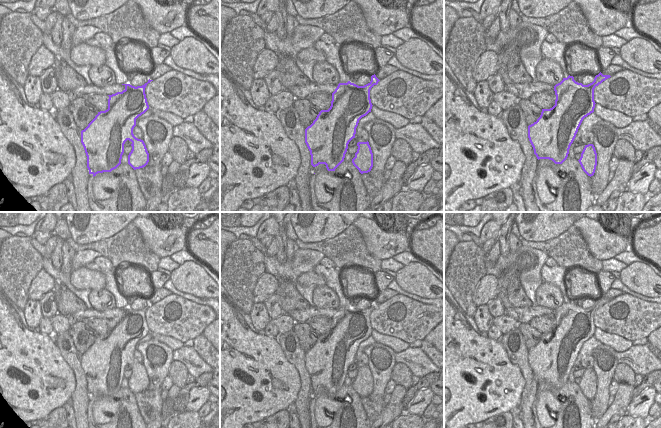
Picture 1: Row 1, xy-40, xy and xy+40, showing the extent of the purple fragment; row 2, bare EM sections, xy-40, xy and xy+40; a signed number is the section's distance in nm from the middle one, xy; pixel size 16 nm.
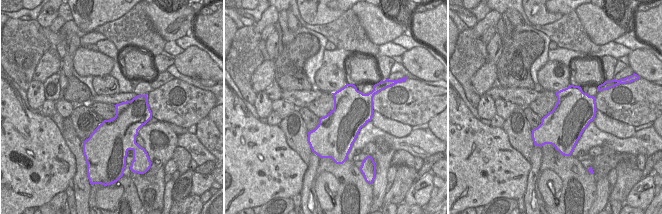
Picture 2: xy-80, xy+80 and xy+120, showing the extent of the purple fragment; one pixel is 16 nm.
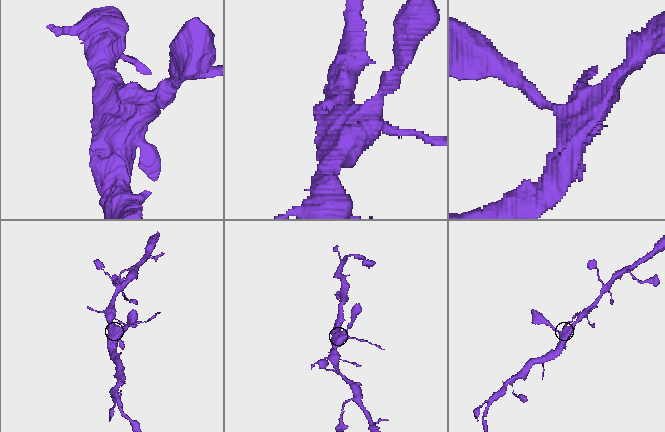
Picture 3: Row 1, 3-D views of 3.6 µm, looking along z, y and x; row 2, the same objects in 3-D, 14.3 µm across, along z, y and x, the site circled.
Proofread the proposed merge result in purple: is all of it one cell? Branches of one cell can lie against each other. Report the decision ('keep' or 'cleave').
keep

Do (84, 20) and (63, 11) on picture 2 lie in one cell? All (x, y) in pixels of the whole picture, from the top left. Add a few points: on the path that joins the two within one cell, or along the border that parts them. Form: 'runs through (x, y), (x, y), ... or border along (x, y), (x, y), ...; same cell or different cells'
border along (70, 10), (73, 20); different cells

